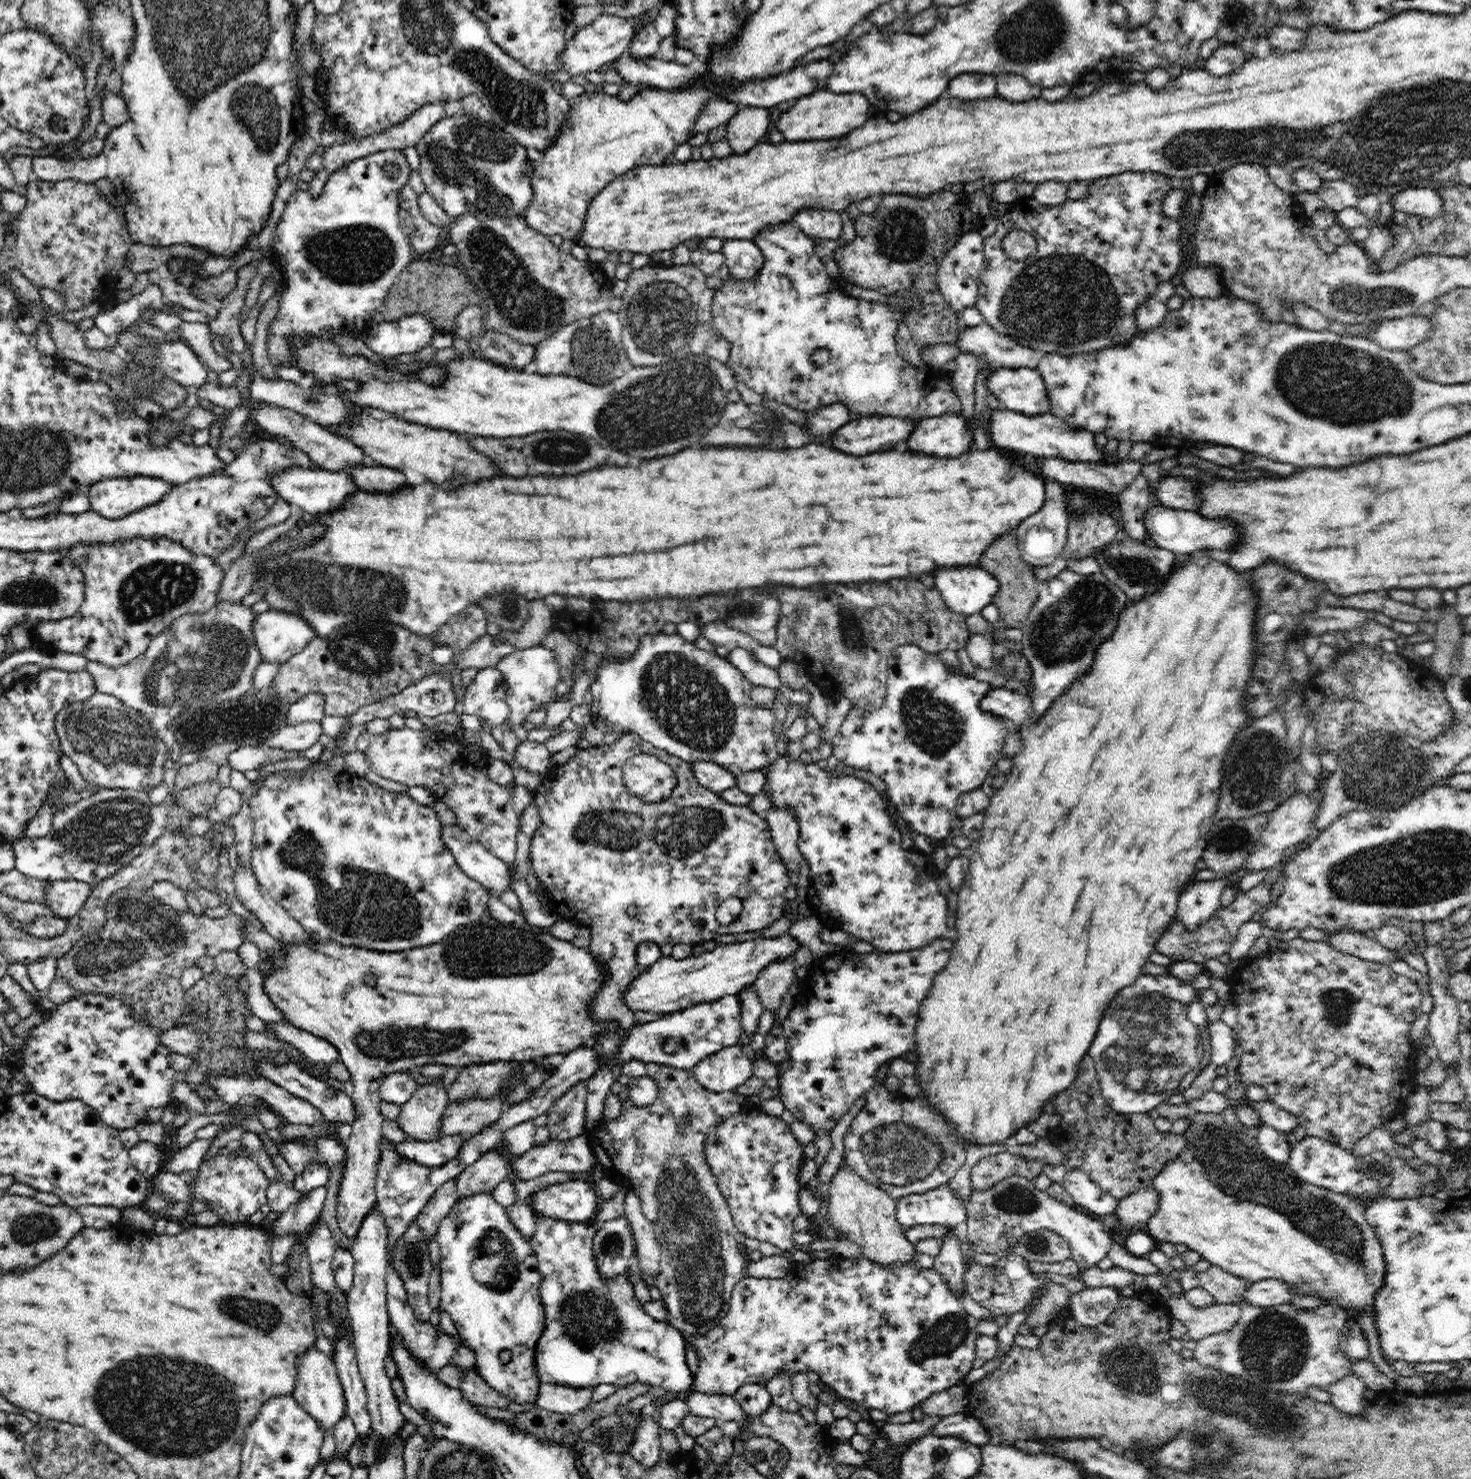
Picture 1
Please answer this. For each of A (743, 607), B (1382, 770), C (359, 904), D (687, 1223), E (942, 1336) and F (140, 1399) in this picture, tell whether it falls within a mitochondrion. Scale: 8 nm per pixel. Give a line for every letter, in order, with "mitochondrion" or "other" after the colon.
A: mitochondrion
B: mitochondrion
C: mitochondrion
D: mitochondrion
E: mitochondrion
F: mitochondrion

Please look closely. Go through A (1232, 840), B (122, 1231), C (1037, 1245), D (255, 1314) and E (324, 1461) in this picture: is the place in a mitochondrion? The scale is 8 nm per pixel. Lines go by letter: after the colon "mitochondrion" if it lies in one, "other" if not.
A: mitochondrion
B: other
C: mitochondrion
D: mitochondrion
E: other

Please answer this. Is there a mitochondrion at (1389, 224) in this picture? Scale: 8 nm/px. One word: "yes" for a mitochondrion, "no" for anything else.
no

